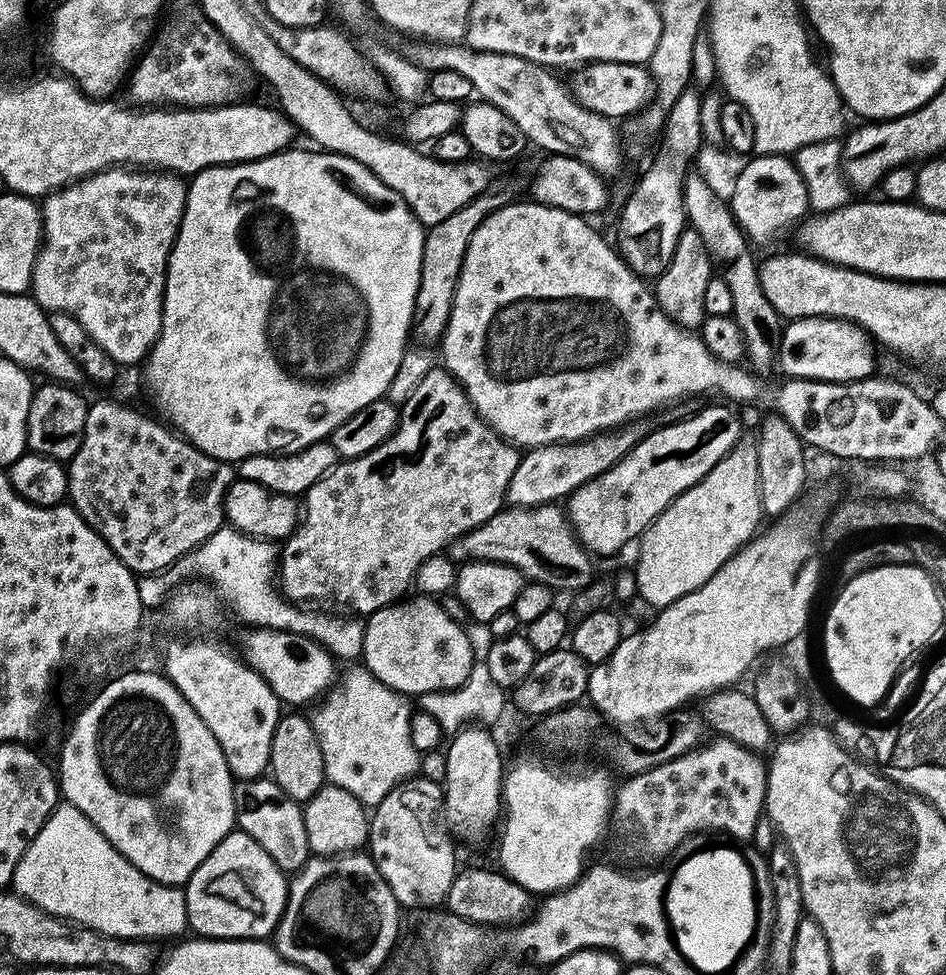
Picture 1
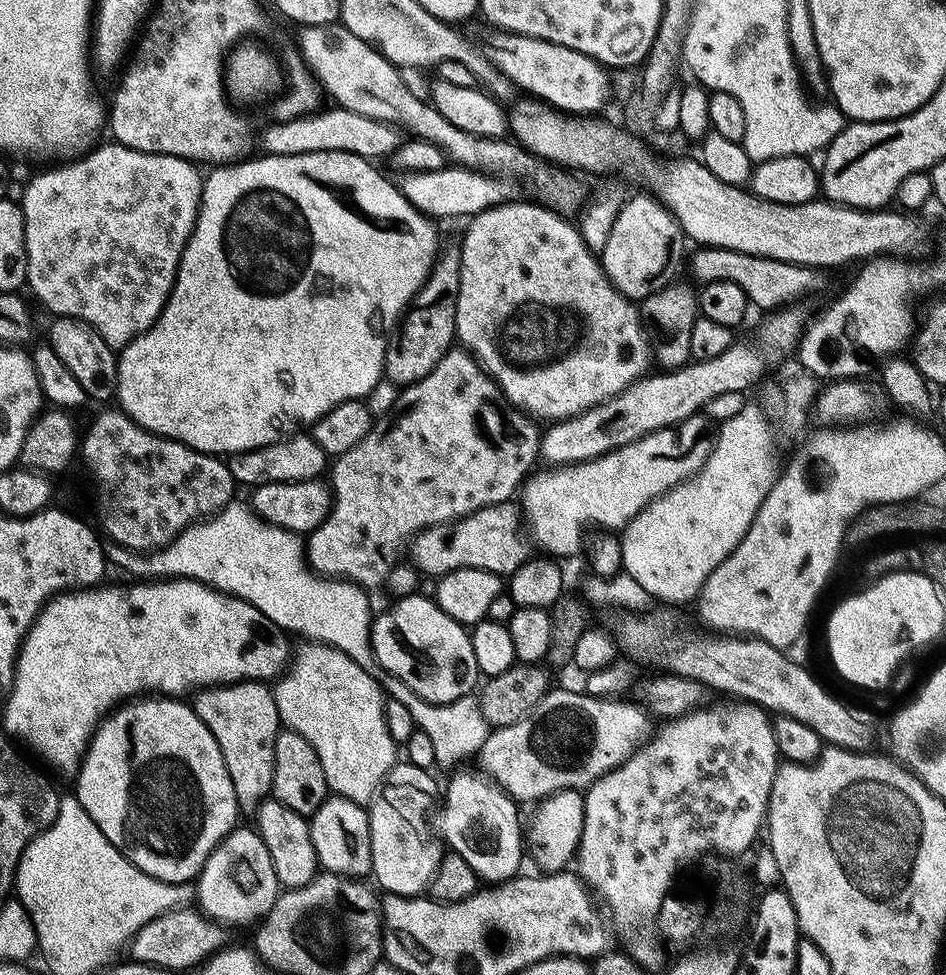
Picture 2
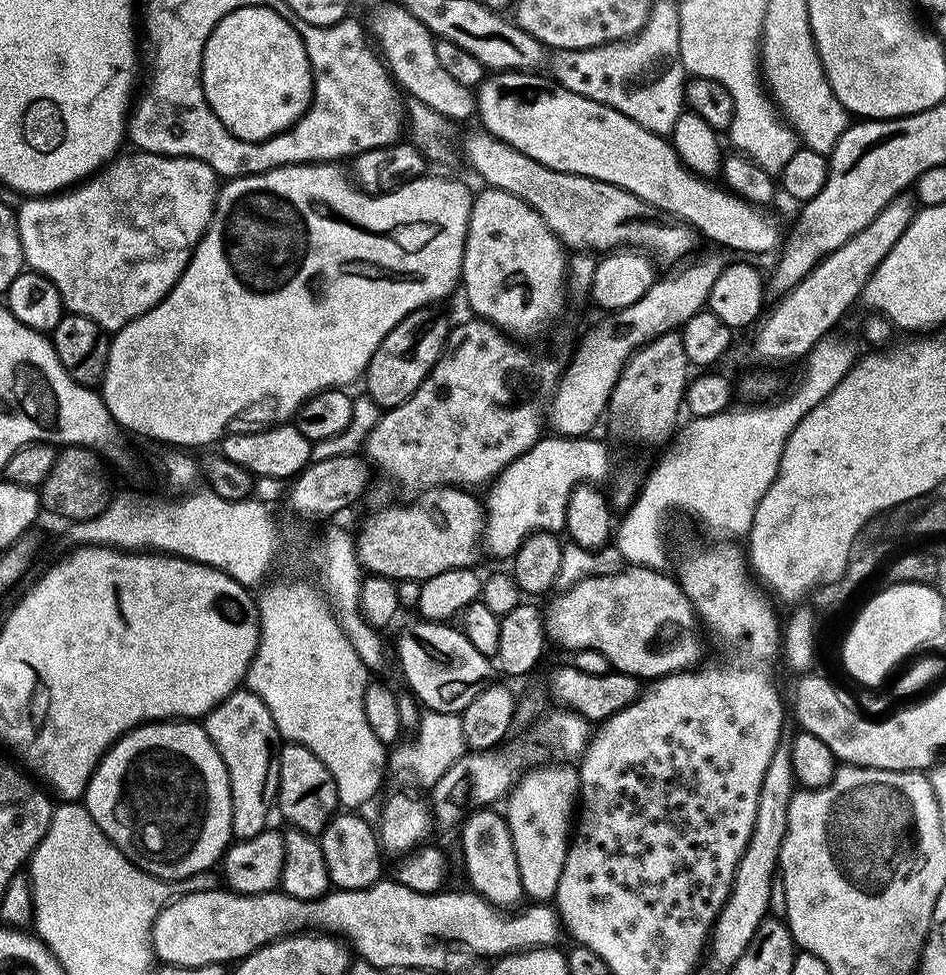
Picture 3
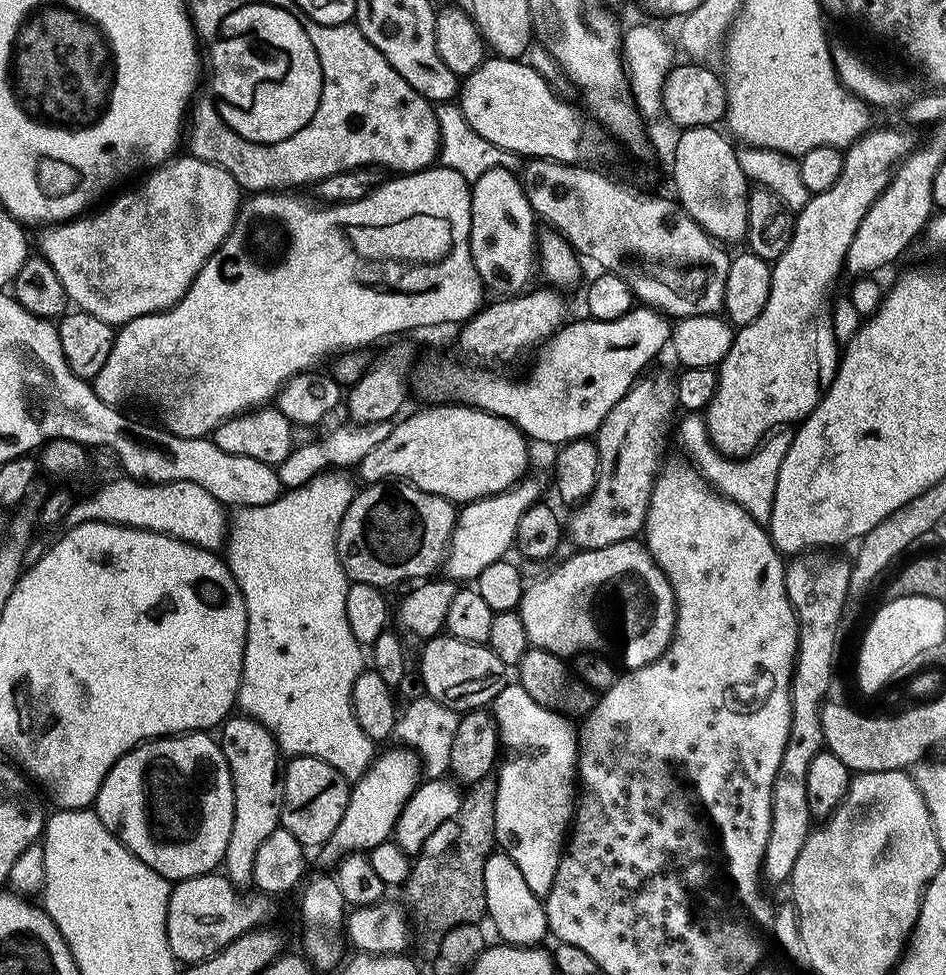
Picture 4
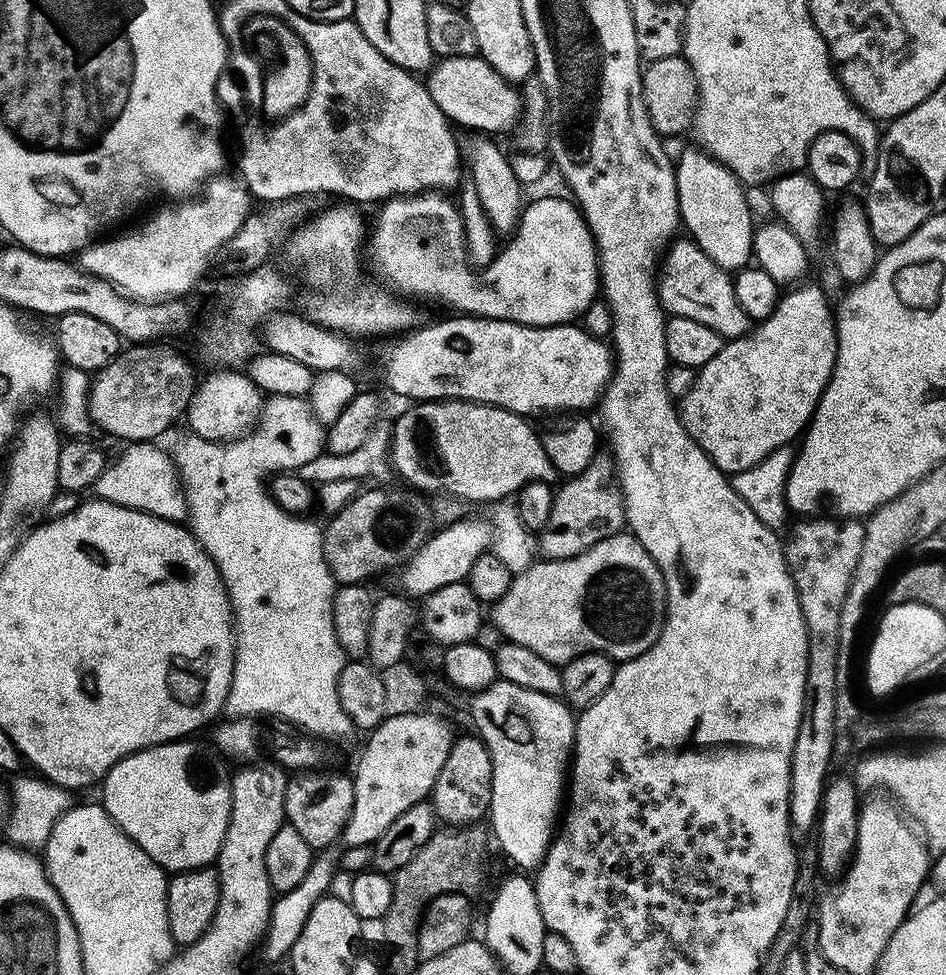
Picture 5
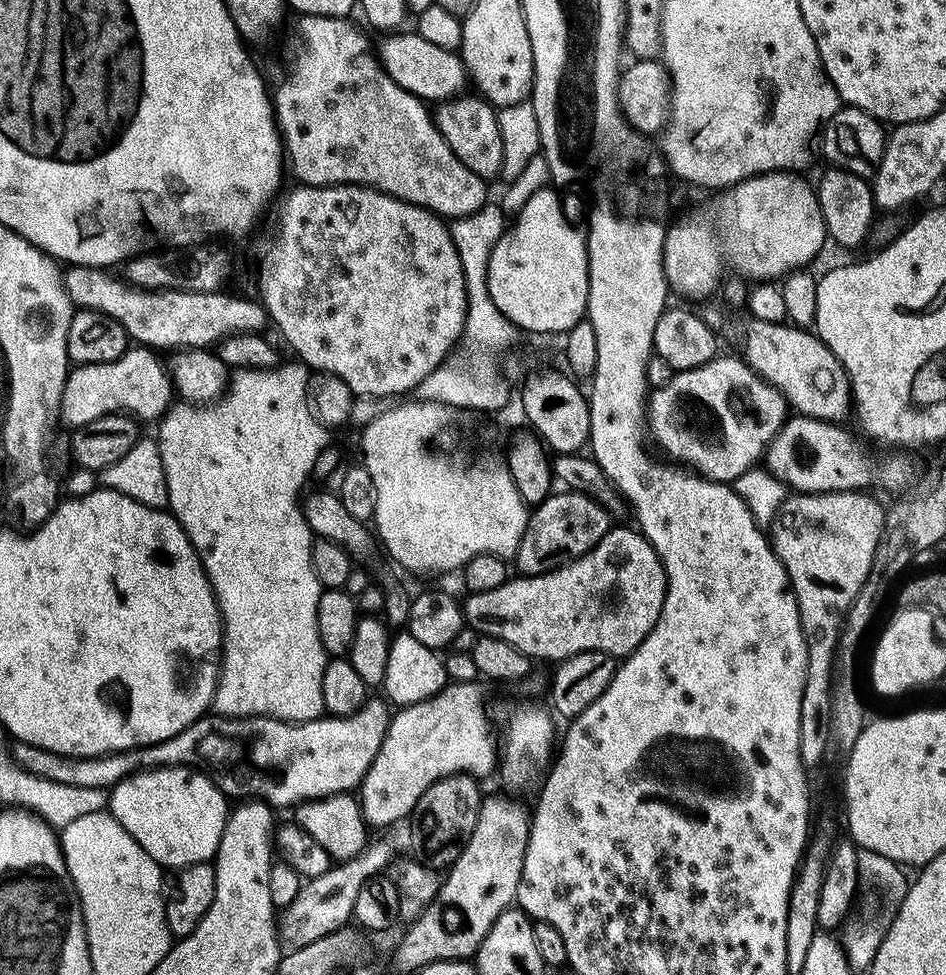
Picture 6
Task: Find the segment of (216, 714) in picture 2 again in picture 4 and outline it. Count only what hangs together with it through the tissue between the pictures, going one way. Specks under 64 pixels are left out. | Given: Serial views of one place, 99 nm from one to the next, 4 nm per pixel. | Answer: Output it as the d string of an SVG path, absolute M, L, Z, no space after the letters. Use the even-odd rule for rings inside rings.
M243 714L229 715L219 732L218 743L224 752L234 786L234 826L230 826L230 842L226 842L222 872L231 884L248 886L252 884L258 846L262 846L262 842L266 842L266 838L270 838L270 834L280 827L284 793L282 753L270 730Z

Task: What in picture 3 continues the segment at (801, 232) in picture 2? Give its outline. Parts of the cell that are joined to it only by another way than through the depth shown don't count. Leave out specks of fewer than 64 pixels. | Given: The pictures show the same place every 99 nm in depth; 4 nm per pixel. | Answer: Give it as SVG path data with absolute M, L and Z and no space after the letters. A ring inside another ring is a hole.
M535 71L492 72L479 83L474 95L478 120L480 116L481 122L484 123L481 124L483 131L514 146L514 150L534 158L534 162L550 166L550 170L578 174L618 186L634 194L649 209L657 208L658 211L665 212L668 215L665 217L675 218L688 227L695 228L703 239L705 236L724 248L733 248L736 252L777 251L782 232L780 236L780 228L776 225L775 218L768 213L770 211L748 203L711 179L697 176L680 160L679 154L665 137L638 126L634 118L626 118L626 114L602 102L594 102L582 94L574 94L561 84L549 82L547 79L544 81L536 75L540 74Z

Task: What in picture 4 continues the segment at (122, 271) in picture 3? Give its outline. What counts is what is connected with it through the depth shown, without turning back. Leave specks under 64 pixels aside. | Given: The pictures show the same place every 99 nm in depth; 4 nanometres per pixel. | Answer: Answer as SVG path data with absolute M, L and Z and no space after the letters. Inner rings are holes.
M191 154L177 155L168 163L160 165L159 168L151 169L147 175L148 177L137 188L132 188L129 192L114 197L105 208L97 207L91 214L81 214L75 220L65 220L45 227L41 231L45 232L40 236L39 255L43 256L46 262L54 268L58 281L65 288L67 299L79 311L94 314L94 318L102 318L102 322L113 326L125 324L134 318L145 316L151 312L165 312L167 308L174 307L188 293L188 288L194 282L198 270L202 270L202 266L222 246L222 242L230 234L230 230L236 221L236 213L239 212L242 203L242 189L239 184L234 182L234 178L229 172L222 170L222 166L199 160Z

